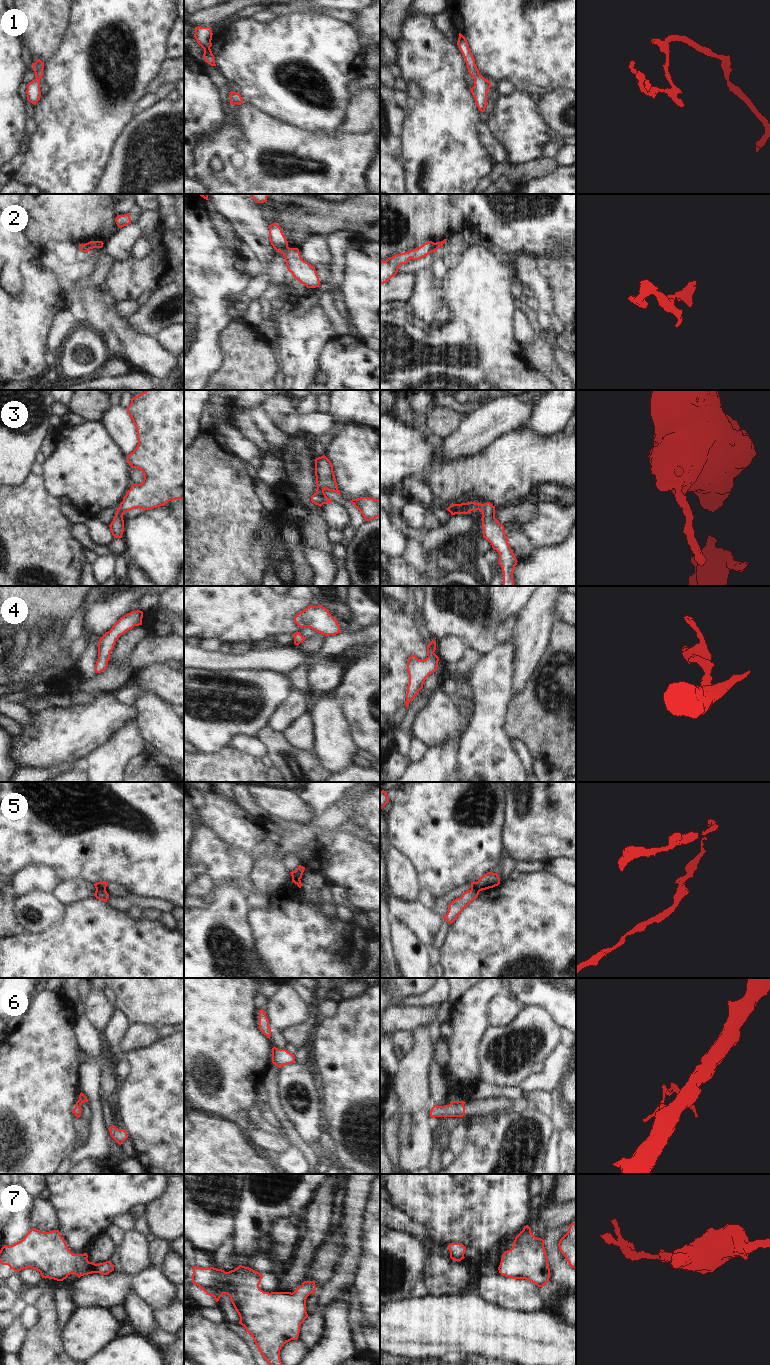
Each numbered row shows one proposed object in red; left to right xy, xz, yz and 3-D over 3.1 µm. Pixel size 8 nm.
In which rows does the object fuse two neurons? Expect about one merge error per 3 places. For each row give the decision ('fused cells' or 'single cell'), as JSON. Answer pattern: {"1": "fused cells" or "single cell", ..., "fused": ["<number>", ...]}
{"1": "single cell", "2": "fused cells", "3": "single cell", "4": "single cell", "5": "fused cells", "6": "fused cells", "7": "single cell", "fused": ["2", "5", "6"]}

